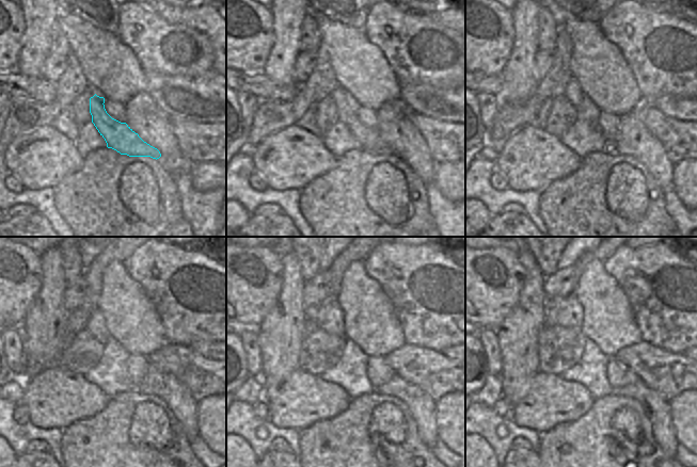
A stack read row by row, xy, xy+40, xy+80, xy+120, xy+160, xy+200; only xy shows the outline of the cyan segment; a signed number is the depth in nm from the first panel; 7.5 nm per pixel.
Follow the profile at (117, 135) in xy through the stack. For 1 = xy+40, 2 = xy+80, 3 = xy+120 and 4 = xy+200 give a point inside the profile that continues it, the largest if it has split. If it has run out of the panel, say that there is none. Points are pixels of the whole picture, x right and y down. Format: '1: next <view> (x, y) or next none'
1: next xy+40 (369, 140)
2: next xy+80 (574, 93)
3: next xy+120 (96, 326)
4: next xy+200 (567, 311)

